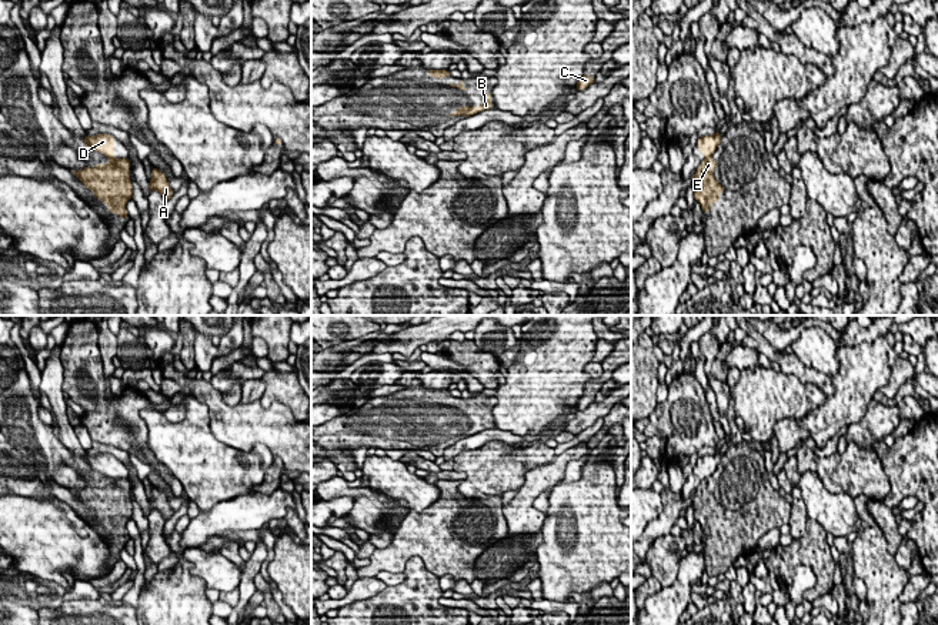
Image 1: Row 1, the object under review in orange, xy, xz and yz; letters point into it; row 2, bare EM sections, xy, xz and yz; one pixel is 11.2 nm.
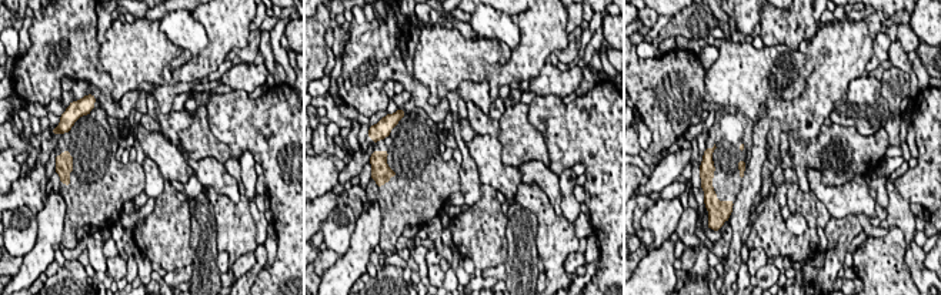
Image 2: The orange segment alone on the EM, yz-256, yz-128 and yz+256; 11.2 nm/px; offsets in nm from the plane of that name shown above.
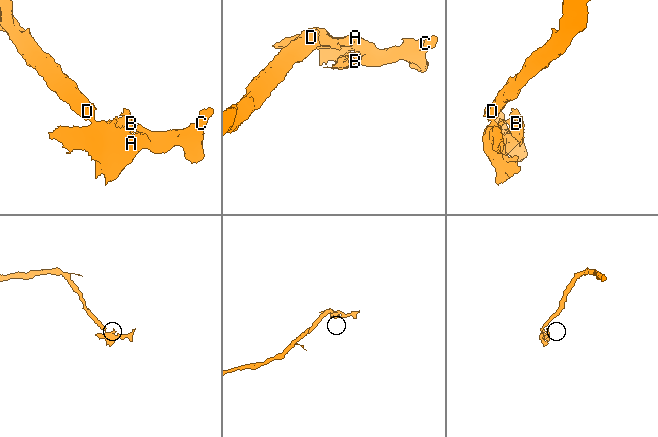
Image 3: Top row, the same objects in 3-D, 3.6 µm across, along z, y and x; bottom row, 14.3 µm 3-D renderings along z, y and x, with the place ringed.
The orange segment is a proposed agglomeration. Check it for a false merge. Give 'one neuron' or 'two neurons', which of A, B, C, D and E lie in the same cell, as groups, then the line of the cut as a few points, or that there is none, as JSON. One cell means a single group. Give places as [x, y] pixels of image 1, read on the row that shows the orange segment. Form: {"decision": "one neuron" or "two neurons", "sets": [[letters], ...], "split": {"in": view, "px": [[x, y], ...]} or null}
{"decision": "two neurons", "sets": [["A", "B", "C", "E"], ["D"]], "split": {"in": "yz", "px": [[710, 156], [705, 159]]}}

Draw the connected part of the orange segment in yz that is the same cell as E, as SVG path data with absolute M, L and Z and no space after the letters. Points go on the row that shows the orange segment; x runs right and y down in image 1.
M711 157L705 158L692 176L694 198L701 204L704 213L710 213L711 204L717 204L724 187L714 177L718 166Z

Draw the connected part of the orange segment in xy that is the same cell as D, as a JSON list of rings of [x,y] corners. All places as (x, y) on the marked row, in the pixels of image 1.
[[[101,133],[94,137],[86,134],[83,141],[86,143],[86,147],[114,158],[114,137],[111,134]]]

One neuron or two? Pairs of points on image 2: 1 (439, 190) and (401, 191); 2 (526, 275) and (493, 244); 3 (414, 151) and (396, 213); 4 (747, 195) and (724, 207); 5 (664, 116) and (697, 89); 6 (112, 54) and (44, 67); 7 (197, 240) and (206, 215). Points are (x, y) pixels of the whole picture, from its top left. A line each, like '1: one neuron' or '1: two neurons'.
1: one neuron
2: two neurons
3: one neuron
4: two neurons
5: one neuron
6: two neurons
7: one neuron

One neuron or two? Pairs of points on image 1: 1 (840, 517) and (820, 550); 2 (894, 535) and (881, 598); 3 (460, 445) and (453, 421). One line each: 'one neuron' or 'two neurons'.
1: two neurons
2: two neurons
3: two neurons

